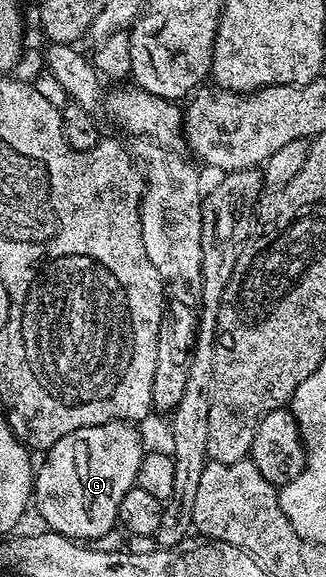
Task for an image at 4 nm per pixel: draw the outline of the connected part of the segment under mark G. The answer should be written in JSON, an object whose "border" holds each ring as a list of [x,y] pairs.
{"border":[[[109,422],[108,424],[96,424],[95,426],[85,426],[76,432],[72,432],[68,436],[64,436],[59,442],[50,450],[45,451],[42,462],[42,467],[37,467],[34,476],[34,493],[32,495],[33,505],[38,505],[38,514],[47,522],[49,529],[55,534],[63,534],[66,538],[73,538],[83,544],[89,543],[90,538],[102,538],[110,529],[115,529],[118,521],[118,505],[120,500],[124,500],[124,492],[128,492],[133,488],[138,480],[138,469],[142,463],[142,455],[144,447],[142,447],[142,438],[137,434],[135,427],[128,422]]]}

